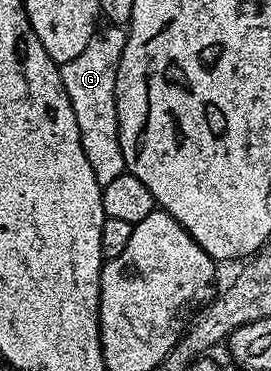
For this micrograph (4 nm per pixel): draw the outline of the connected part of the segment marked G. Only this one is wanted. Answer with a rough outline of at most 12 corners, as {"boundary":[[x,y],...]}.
{"boundary":[[103,26],[59,69],[99,185],[124,175],[117,70],[127,28]]}

